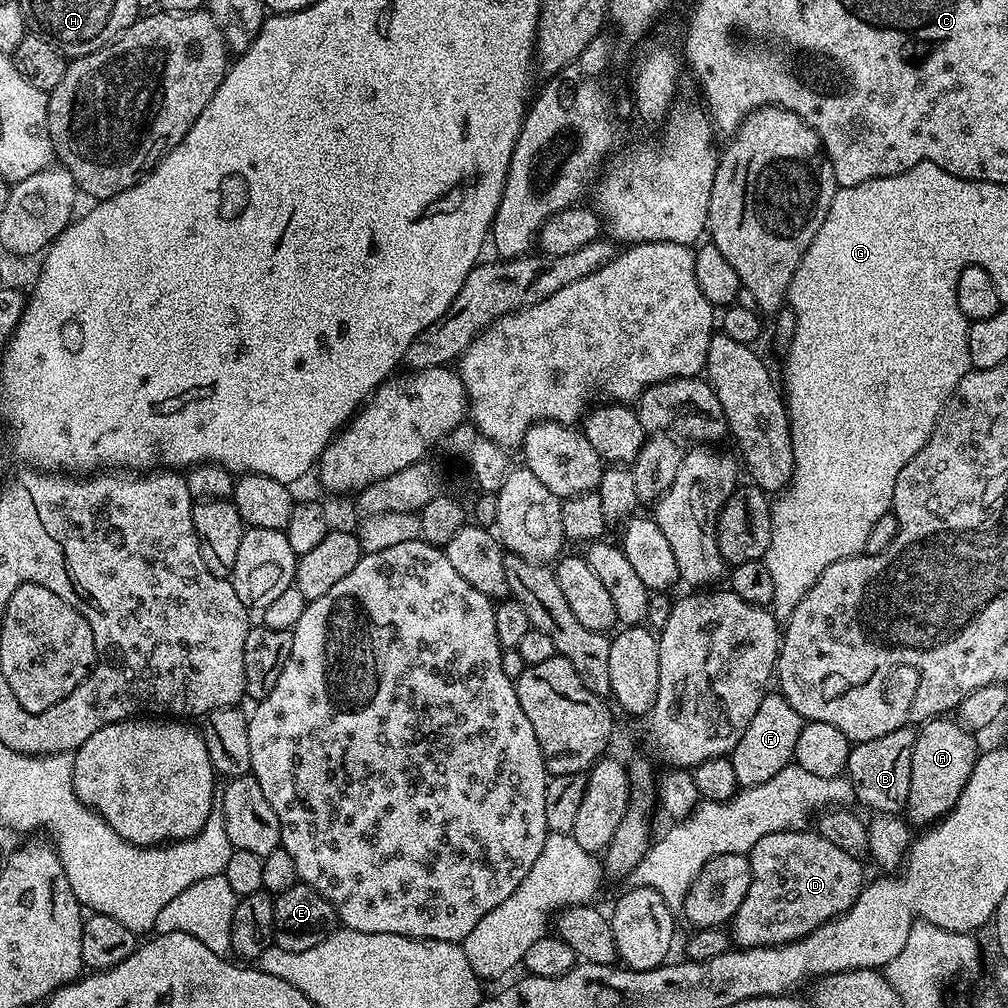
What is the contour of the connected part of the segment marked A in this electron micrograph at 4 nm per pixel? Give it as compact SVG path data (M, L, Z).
M952 718L926 720L919 725L914 742L914 754L910 758L910 794L906 819L909 825L931 826L945 816L958 802L962 790L976 765L977 737L963 724Z

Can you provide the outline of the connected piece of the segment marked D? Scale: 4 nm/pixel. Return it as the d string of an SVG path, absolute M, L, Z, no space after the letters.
M793 830L790 832L771 832L766 838L758 838L751 852L747 853L750 862L750 890L742 898L742 906L732 915L730 935L737 949L741 948L777 948L779 944L789 944L802 939L818 926L833 920L850 906L864 889L866 877L859 859L846 850L838 850L834 842L826 842L815 830Z

